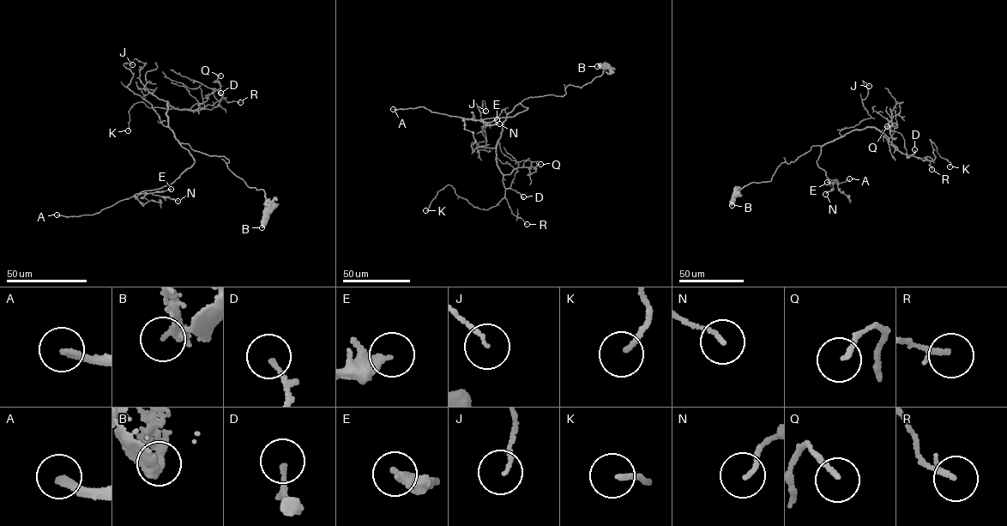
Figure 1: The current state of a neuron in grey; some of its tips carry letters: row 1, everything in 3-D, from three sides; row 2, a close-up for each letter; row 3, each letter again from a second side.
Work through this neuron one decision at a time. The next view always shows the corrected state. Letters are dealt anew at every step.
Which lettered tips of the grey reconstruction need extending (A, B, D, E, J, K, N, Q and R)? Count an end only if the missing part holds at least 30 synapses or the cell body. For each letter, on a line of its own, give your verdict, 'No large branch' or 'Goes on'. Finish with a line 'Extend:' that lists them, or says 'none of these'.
A: Goes on
B: No large branch
D: No large branch
E: No large branch
J: No large branch
K: No large branch
N: No large branch
Q: No large branch
R: No large branch
Extend: A

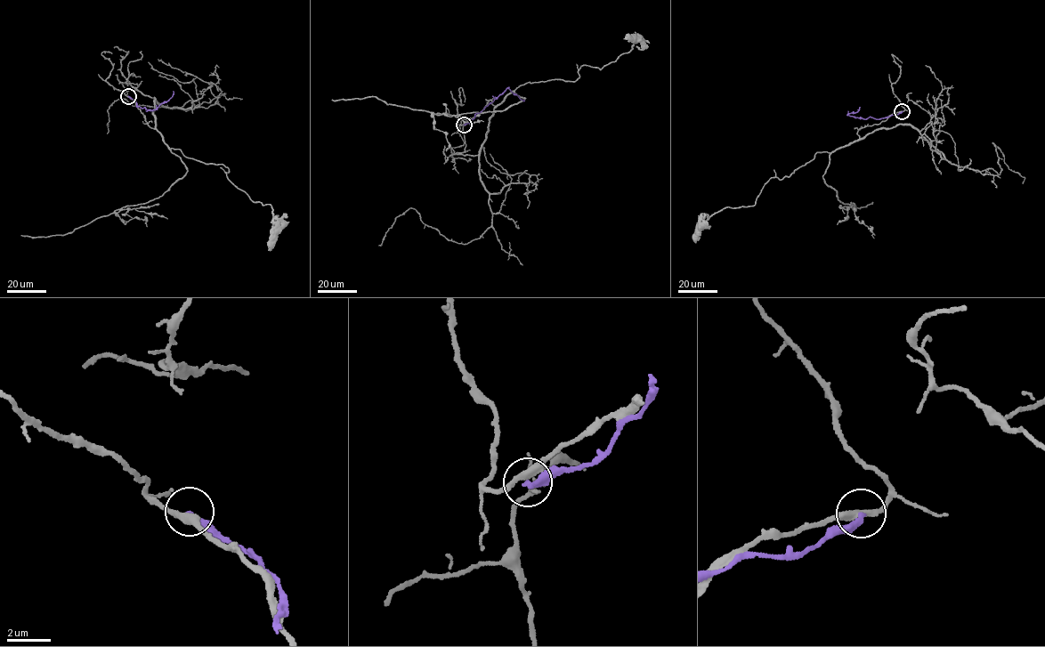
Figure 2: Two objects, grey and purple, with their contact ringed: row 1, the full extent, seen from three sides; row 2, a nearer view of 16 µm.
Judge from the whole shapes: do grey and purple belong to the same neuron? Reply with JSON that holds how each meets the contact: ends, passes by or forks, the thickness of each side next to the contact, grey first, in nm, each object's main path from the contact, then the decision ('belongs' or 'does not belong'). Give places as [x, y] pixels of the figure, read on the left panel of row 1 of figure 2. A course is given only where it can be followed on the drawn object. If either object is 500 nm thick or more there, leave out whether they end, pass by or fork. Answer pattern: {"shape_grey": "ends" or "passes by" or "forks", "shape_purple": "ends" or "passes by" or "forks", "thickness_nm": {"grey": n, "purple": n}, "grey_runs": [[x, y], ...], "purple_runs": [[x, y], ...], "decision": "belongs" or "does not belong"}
{"shape_grey": "passes by", "shape_purple": "ends", "thickness_nm": {"grey": 320, "purple": 280}, "grey_runs": [[128, 96], [171, 149], [206, 164], [223, 165], [231, 182], [251, 199], [271, 206], [275, 229]], "purple_runs": [[128, 96], [137, 106], [152, 110], [172, 97], [173, 91]], "decision": "does not belong"}

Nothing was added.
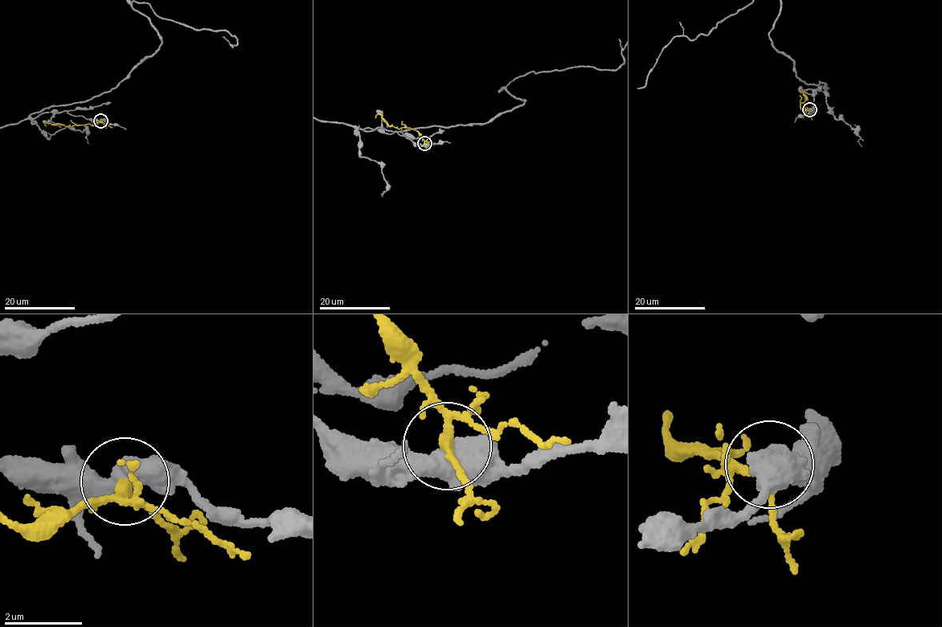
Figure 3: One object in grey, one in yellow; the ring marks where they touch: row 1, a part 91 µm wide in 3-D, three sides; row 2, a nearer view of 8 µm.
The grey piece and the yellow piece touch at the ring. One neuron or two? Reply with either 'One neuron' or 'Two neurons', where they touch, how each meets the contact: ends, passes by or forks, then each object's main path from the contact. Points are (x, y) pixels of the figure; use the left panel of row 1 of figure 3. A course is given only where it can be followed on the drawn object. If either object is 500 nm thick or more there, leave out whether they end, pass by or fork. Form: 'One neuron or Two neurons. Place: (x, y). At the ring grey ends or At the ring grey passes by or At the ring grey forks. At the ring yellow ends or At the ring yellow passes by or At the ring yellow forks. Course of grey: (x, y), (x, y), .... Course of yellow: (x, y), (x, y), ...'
Two neurons. Place: (100, 120). Course of grey: (101, 120), (30, 116), (151, 55), (145, 2), (235, 37). Course of yellow: (100, 120), (96, 124), (71, 126), (48, 123), (45, 126)

